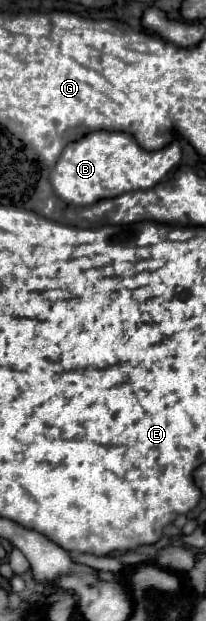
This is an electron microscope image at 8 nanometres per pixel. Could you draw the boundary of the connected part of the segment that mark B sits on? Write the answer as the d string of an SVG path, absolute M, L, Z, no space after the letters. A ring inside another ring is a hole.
M102 129L92 131L80 141L72 141L64 147L60 159L52 169L50 183L62 201L72 205L92 205L106 197L154 187L174 165L178 165L180 159L182 149L178 139L158 151L146 151L130 133Z

